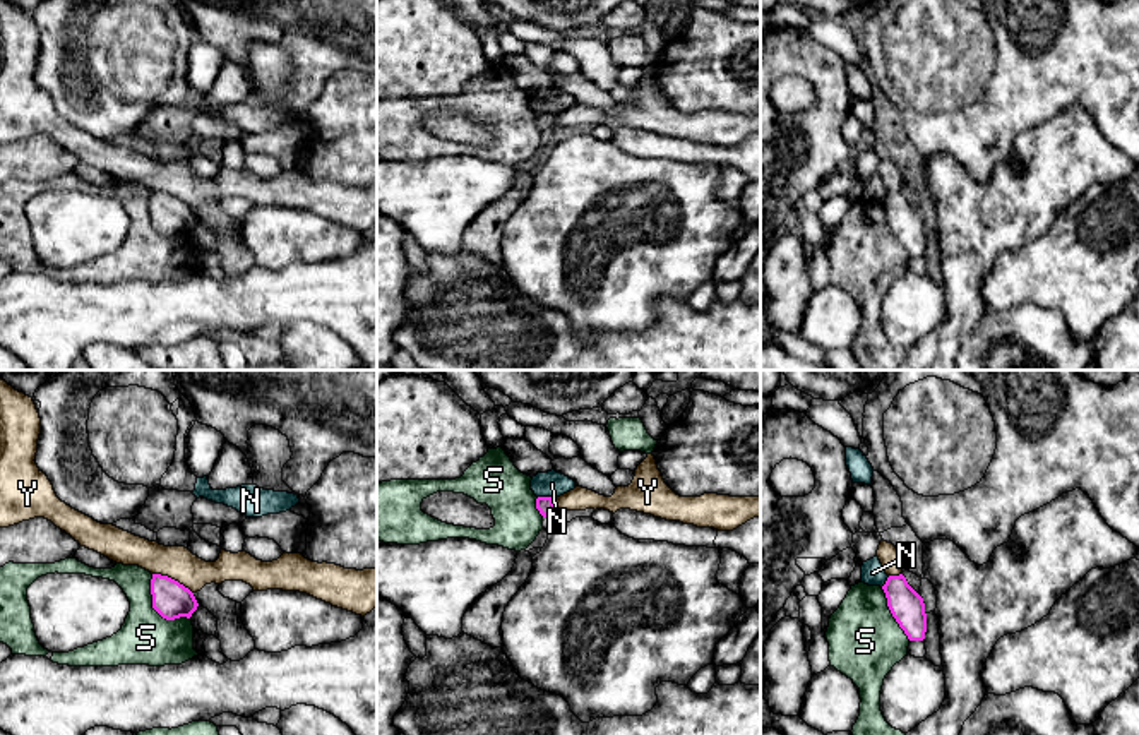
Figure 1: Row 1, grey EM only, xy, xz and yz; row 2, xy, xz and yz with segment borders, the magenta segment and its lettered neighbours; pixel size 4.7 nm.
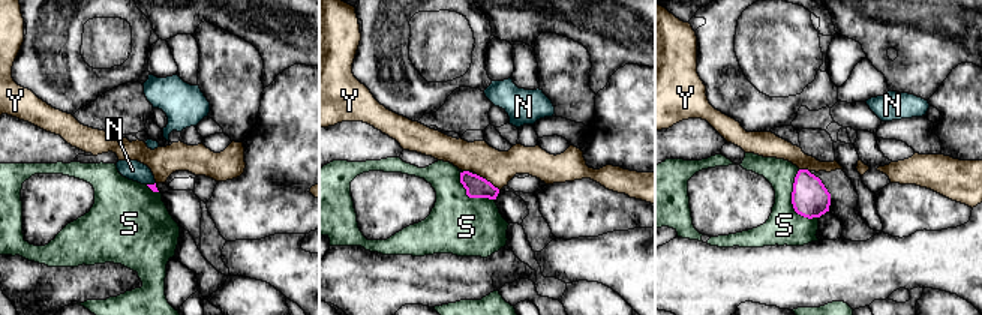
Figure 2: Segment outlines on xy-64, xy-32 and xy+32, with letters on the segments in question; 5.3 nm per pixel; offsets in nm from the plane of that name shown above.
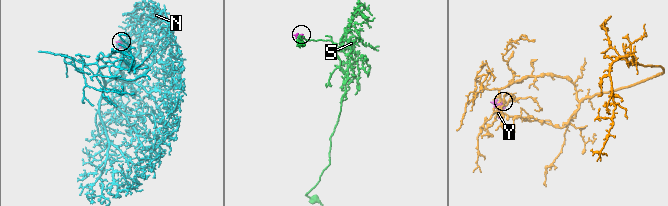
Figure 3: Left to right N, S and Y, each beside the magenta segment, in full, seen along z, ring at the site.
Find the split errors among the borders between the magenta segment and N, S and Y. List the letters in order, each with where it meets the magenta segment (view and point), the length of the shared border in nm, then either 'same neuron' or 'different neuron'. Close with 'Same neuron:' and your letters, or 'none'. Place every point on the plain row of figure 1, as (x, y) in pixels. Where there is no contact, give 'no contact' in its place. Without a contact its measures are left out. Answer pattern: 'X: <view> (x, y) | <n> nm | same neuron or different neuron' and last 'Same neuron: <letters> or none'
N: xz (545, 113) | 70 nm | different neuron
S: xy (155, 225) | 280 nm | different neuron
Y: xy (173, 196) | 220 nm | different neuron
Same neuron: none

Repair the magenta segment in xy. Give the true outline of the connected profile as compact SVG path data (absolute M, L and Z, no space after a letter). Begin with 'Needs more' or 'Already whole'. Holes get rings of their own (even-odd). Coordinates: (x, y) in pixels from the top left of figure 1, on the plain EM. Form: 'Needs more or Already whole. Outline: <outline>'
Already whole. Outline: M152 190L151 211L152 224L166 236L190 235L199 223L194 209L168 192Z

